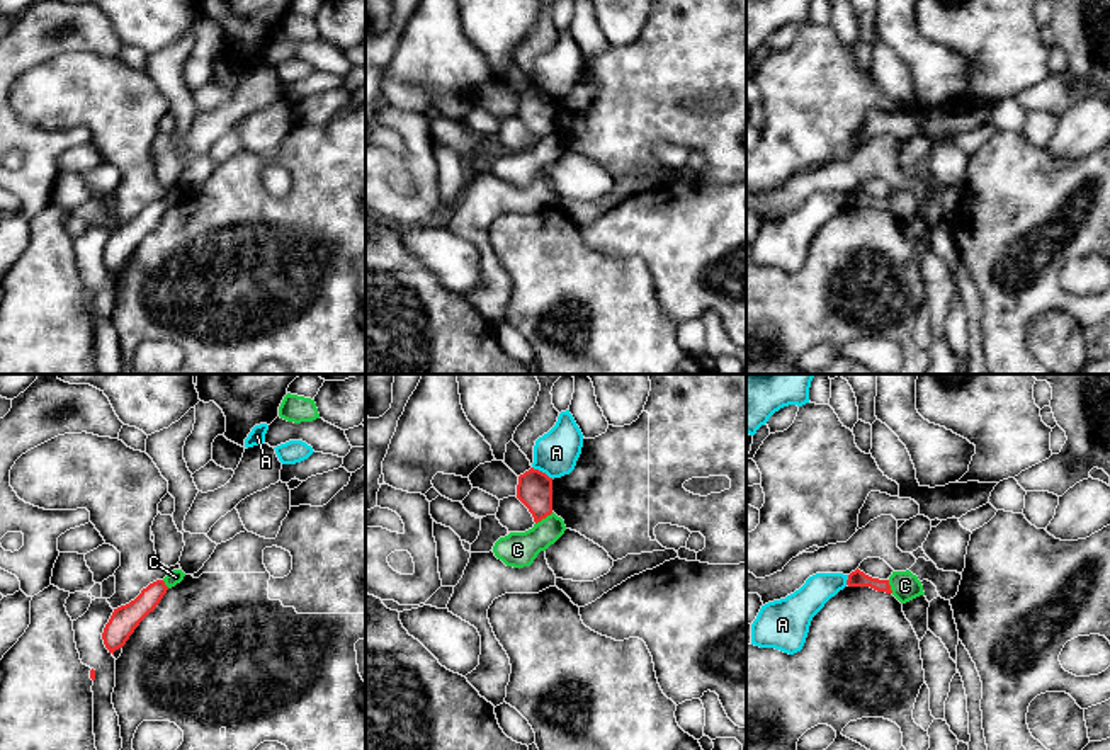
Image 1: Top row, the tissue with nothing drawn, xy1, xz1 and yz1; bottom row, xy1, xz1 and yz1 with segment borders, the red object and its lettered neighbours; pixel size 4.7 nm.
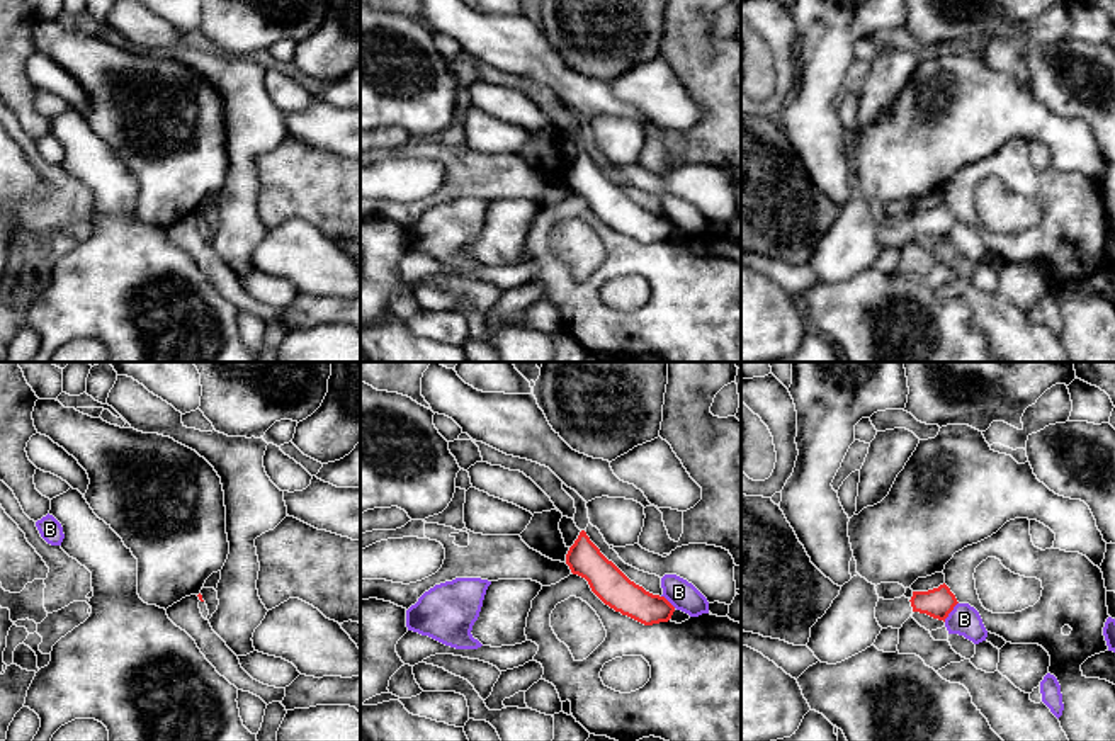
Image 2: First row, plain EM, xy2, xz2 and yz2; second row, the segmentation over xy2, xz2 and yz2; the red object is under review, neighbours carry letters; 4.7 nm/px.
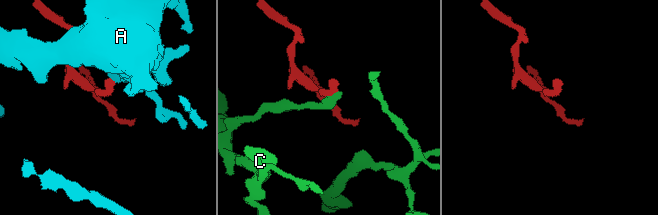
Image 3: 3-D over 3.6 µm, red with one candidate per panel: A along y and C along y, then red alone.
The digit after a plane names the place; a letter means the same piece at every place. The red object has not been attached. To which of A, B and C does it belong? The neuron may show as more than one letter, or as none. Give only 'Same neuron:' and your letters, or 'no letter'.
Same neuron: no letter

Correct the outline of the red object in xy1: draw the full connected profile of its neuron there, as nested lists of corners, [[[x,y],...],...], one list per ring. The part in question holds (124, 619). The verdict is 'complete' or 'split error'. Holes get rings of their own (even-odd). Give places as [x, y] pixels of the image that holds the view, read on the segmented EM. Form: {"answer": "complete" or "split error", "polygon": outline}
{"answer": "complete", "polygon": [[[163,580],[150,583],[141,594],[126,605],[114,609],[104,628],[102,639],[109,653],[122,648],[139,622],[155,611],[168,587]]]}

